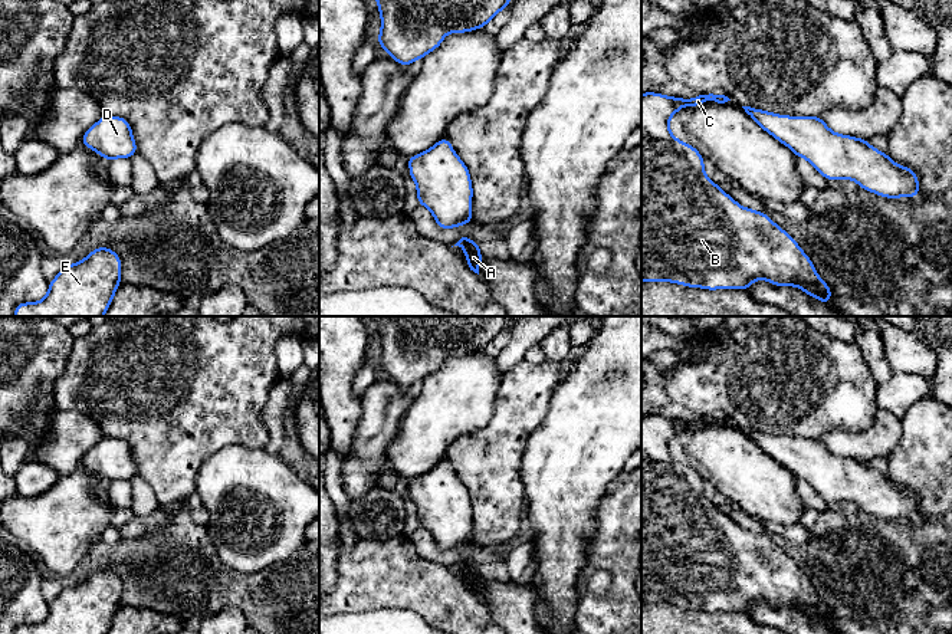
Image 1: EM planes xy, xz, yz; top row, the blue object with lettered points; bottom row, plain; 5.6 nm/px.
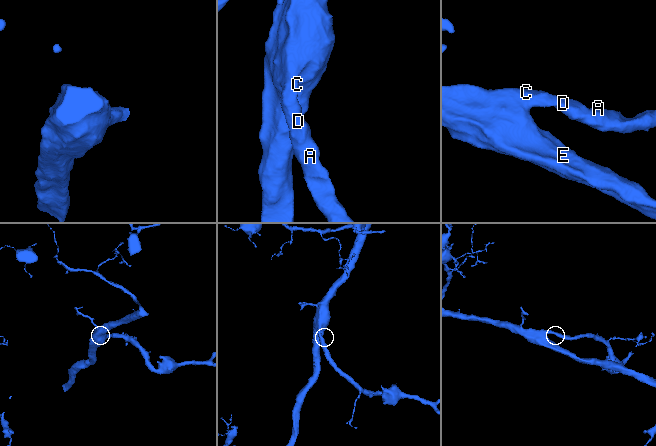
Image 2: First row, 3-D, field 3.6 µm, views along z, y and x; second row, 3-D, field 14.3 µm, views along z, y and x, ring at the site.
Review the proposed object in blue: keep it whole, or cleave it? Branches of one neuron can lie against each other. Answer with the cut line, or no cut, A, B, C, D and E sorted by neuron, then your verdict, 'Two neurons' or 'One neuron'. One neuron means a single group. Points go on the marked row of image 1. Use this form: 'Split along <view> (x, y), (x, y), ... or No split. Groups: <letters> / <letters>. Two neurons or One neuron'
No split. Groups: A B C D E. One neuron

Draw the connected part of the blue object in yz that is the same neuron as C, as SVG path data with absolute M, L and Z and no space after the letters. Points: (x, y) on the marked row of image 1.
M641 93L641 280L673 282L690 288L743 289L765 279L774 286L797 286L830 305L834 295L817 275L798 243L768 214L745 208L703 171L699 151L673 137L669 119L683 106L708 101L725 104L725 95L692 99Z

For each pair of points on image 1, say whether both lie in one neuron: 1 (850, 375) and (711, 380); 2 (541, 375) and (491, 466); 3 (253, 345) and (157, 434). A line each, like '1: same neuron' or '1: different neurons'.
1: same neuron
2: same neuron
3: same neuron

